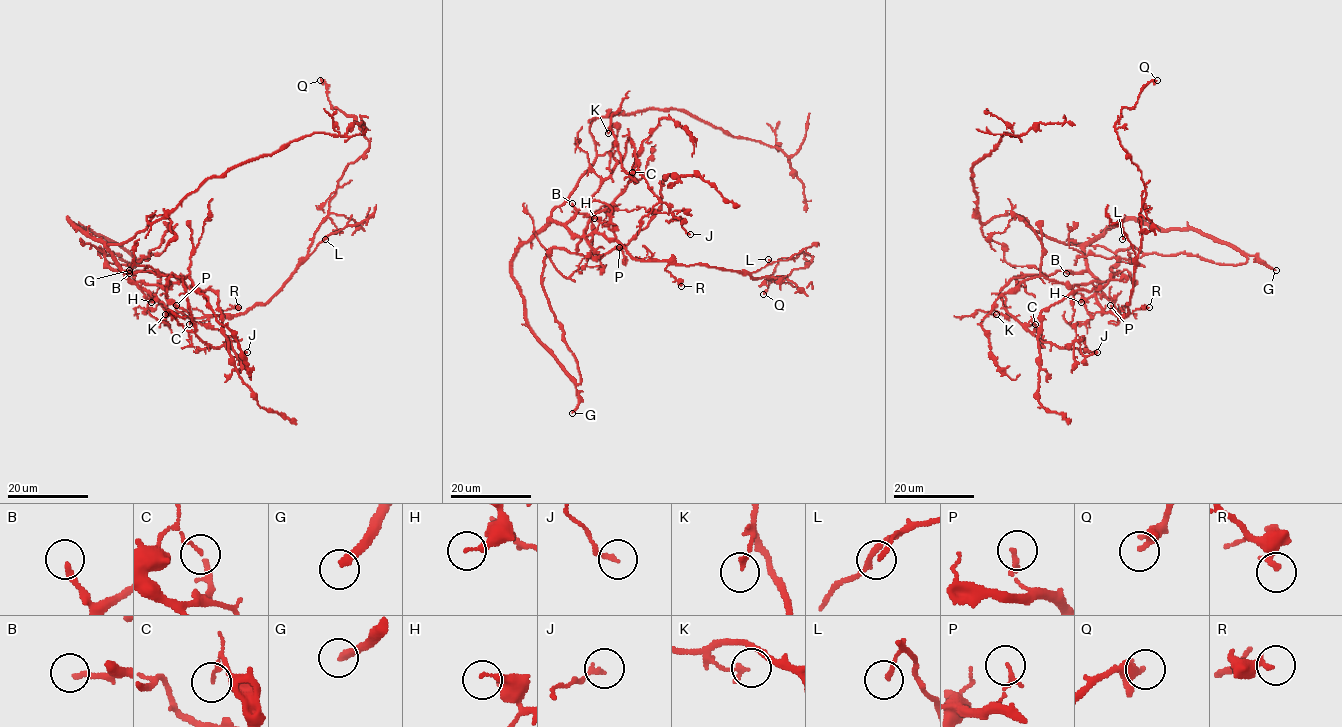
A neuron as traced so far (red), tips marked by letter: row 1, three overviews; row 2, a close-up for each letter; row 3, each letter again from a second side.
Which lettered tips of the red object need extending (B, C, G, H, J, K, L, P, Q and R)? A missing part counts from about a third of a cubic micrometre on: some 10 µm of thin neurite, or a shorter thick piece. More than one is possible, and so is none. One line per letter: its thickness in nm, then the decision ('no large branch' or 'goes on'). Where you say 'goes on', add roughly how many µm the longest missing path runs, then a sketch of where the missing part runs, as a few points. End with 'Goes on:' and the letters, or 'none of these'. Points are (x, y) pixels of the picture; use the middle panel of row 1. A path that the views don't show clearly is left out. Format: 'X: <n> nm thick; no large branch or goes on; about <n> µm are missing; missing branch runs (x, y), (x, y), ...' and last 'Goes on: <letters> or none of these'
B: 220 nm thick; goes on; about 25 µm are missing; missing branch runs (572, 203), (562, 178), (561, 148), (557, 146), (552, 151), (556, 158)
C: 120 nm thick; no large branch
G: 280 nm thick; goes on; about 60 µm are missing
H: 200 nm thick; no large branch
J: 170 nm thick; no large branch
K: 180 nm thick; no large branch
L: 160 nm thick; no large branch
P: 170 nm thick; no large branch
Q: 240 nm thick; no large branch
R: 280 nm thick; no large branch
Goes on: B, G

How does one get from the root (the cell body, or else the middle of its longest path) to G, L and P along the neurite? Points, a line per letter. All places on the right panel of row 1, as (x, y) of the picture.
G: (1096, 278), (1088, 269), (1084, 248), (1124, 219), (1140, 219), (1161, 230), (1199, 230), (1258, 257), (1276, 270)
L: (1096, 278), (1099, 287), (1095, 299), (1102, 310), (1119, 317), (1126, 315), (1135, 252), (1125, 235), (1122, 239)
P: (1096, 278), (1099, 282), (1095, 294), (1097, 303), (1105, 312), (1109, 311), (1110, 305)

